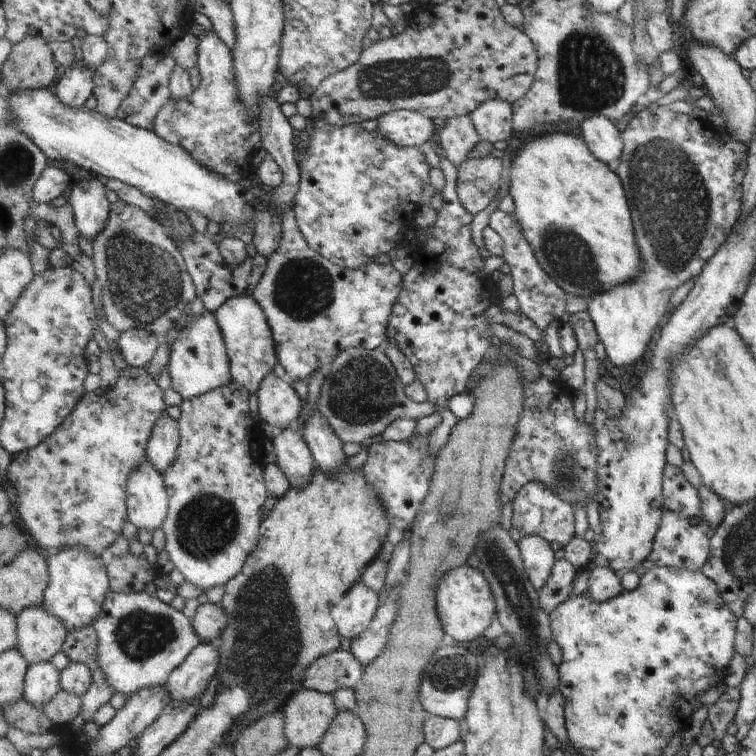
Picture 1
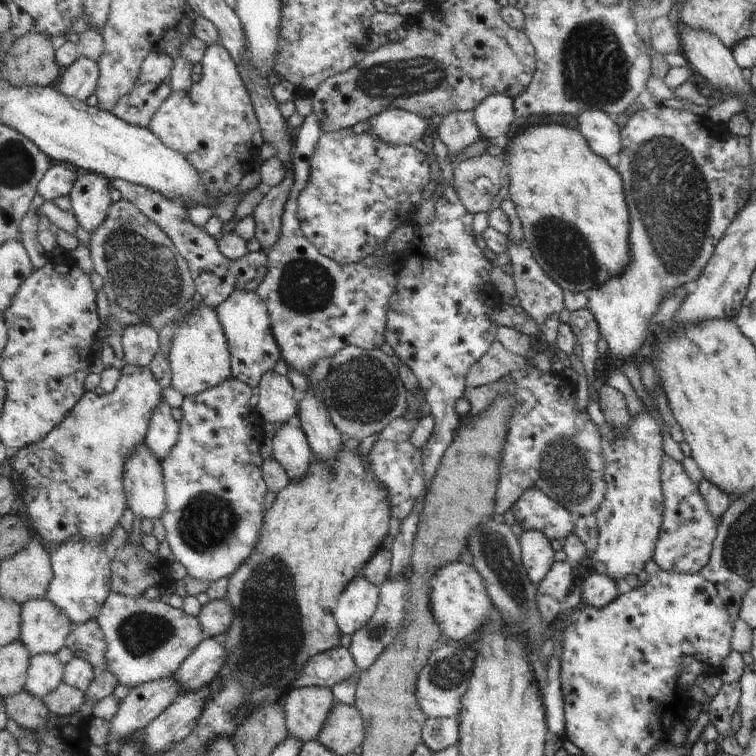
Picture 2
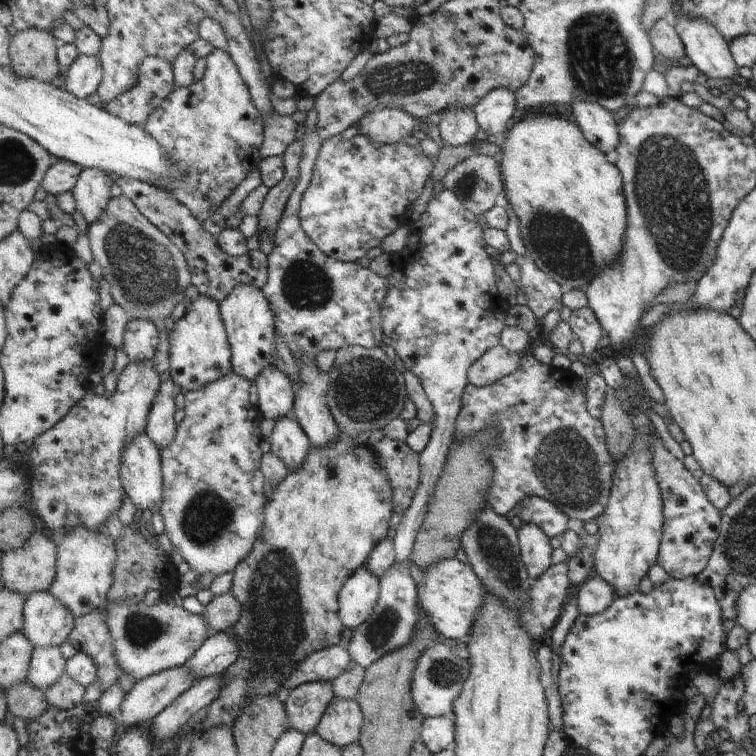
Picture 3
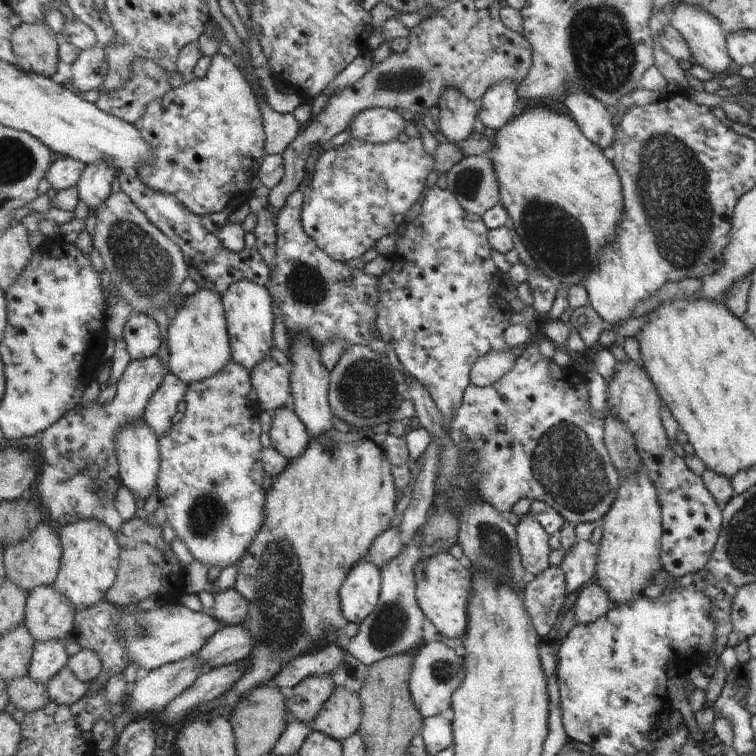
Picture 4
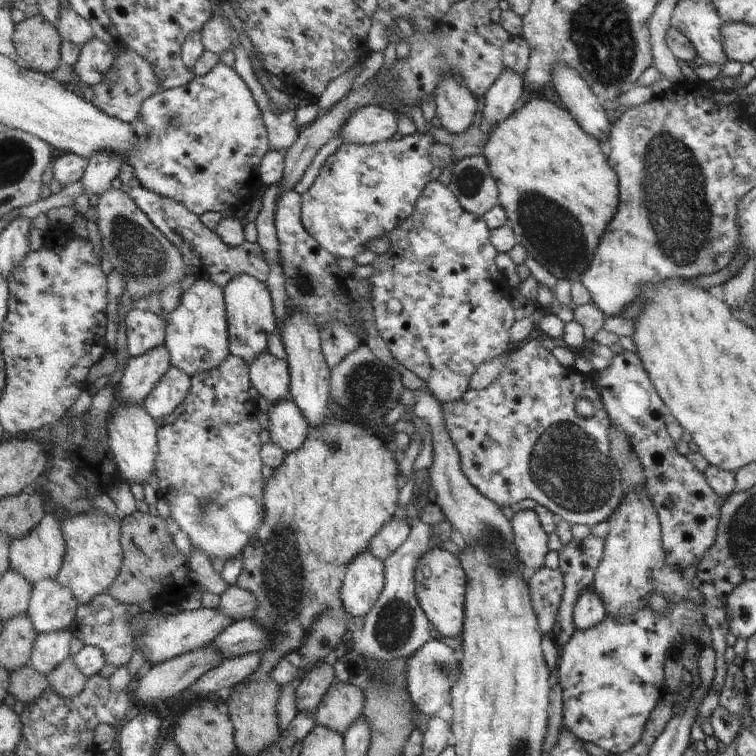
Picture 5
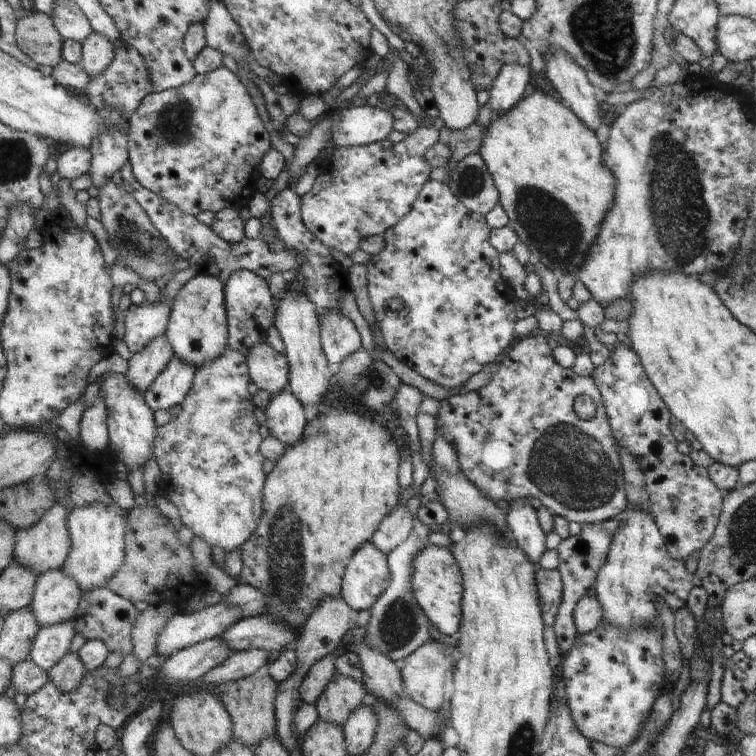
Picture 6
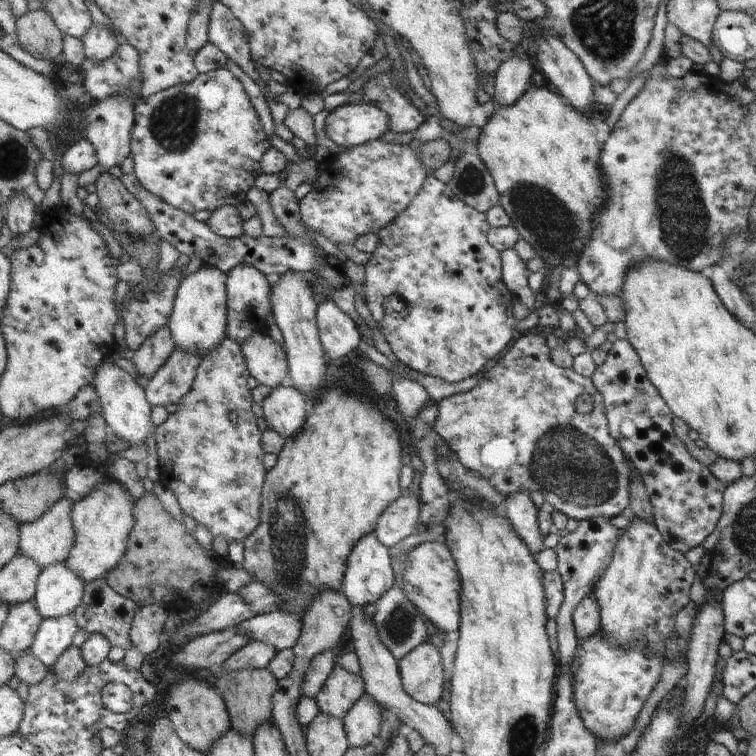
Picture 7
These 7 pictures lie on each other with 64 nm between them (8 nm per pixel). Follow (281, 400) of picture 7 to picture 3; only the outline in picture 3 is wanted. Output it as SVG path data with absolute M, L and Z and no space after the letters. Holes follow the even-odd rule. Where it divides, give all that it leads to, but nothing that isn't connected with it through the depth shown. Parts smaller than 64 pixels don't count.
M294 415L279 418L269 440L271 451L287 464L290 472L303 466L313 448L310 437Z

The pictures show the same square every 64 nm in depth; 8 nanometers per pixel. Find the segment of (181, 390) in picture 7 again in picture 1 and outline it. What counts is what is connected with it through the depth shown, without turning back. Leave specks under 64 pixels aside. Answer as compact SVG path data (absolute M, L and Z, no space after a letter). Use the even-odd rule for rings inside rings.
M165 414L155 426L148 444L148 460L163 476L177 460L180 446L178 422Z

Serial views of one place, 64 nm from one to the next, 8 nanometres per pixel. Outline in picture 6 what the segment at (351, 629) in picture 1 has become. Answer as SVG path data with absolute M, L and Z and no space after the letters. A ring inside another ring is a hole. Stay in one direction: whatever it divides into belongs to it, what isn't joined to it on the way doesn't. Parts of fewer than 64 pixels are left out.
M372 541L366 542L346 568L342 584L342 598L357 613L371 610L380 595L391 586L391 572L387 554Z

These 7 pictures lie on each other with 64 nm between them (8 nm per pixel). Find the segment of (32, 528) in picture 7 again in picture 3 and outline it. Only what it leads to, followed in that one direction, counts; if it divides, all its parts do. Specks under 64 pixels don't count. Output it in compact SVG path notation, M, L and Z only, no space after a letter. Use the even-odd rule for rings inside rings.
M35 531L23 548L15 548L3 555L3 586L13 592L19 592L23 598L35 592L47 592L58 575L58 545L53 544L45 534Z

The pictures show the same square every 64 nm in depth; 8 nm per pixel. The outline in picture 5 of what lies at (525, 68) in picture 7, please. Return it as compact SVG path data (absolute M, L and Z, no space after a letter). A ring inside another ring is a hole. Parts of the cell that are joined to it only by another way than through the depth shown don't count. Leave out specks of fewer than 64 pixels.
M507 70L499 76L494 86L484 96L486 103L481 115L491 126L495 126L517 111L517 102L522 104L527 96L525 74Z

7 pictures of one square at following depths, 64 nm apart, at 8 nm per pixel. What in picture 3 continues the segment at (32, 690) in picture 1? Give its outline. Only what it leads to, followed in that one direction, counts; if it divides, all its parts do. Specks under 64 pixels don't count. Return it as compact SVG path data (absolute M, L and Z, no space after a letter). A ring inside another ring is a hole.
M59 646L37 648L32 655L28 682L35 684L35 688L46 691L51 684L57 684L62 679L67 663Z

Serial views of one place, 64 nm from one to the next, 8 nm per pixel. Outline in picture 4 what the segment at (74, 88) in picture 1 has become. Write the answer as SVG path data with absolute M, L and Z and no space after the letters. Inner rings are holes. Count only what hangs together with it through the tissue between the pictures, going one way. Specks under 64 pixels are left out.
M102 45L83 50L71 67L72 84L78 92L85 94L91 90L100 91L105 84L107 74L109 74L105 47Z

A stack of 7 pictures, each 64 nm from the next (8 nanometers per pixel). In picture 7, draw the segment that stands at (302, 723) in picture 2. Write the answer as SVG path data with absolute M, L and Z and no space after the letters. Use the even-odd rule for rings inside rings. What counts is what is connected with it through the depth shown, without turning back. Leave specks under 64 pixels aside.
M325 650L313 656L310 669L305 674L302 684L302 696L317 698L322 688L326 686L327 680L330 679L331 672L334 671L337 656L332 650Z

